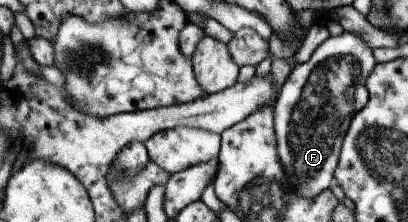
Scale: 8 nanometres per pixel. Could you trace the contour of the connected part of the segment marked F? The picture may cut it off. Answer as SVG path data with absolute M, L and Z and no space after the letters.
M346 31L341 37L329 37L315 49L306 62L296 64L283 85L275 102L275 131L278 134L279 157L282 158L288 183L293 187L297 200L317 199L335 184L333 179L336 179L335 171L338 168L343 142L354 117L369 101L367 79L378 64L369 40L366 42L361 35Z

